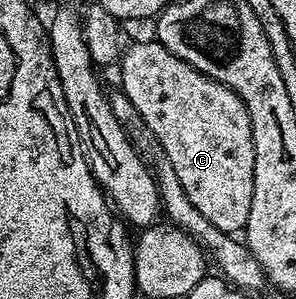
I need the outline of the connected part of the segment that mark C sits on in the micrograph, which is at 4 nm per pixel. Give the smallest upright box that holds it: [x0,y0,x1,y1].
[117,38,255,233]

